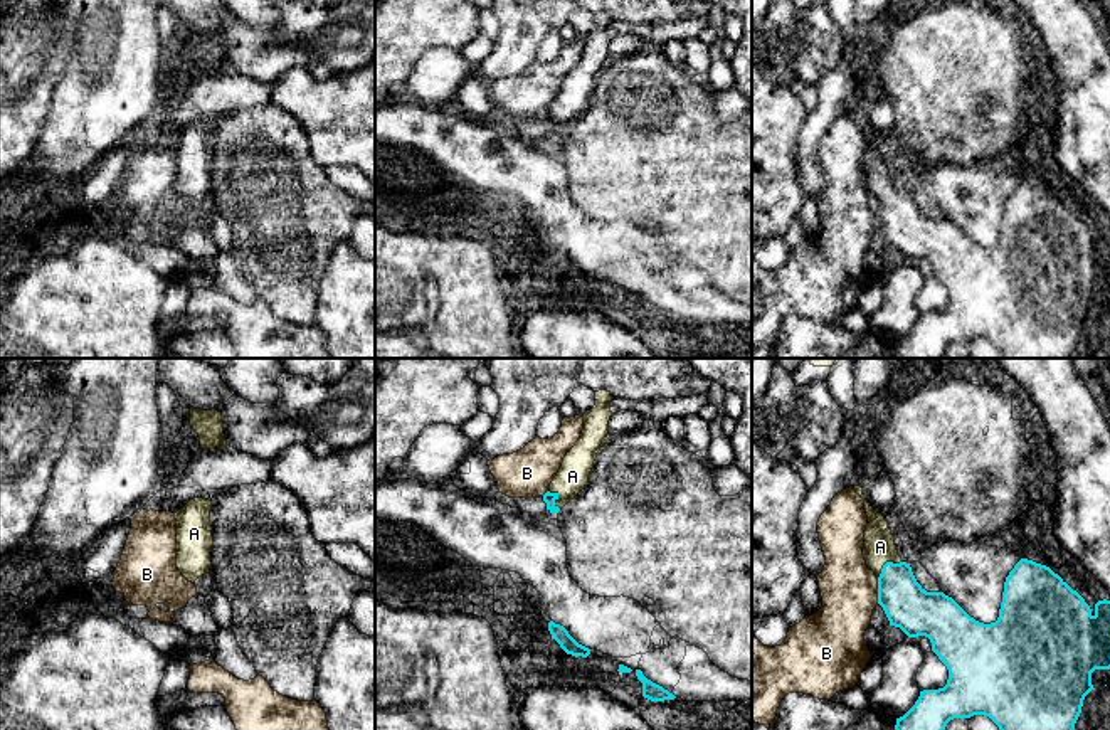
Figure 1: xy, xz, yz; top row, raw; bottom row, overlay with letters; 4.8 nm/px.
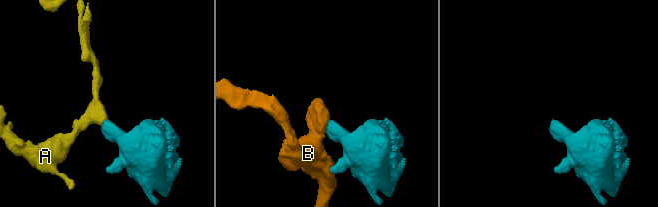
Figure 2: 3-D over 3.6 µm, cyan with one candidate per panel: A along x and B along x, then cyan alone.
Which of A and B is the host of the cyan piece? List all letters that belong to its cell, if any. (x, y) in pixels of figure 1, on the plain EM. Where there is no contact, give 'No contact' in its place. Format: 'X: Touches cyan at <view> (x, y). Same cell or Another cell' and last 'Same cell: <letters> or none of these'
A: Touches cyan at yz (885, 187). Same cell
B: Touches cyan at yz (878, 214). Another cell
Same cell: A

